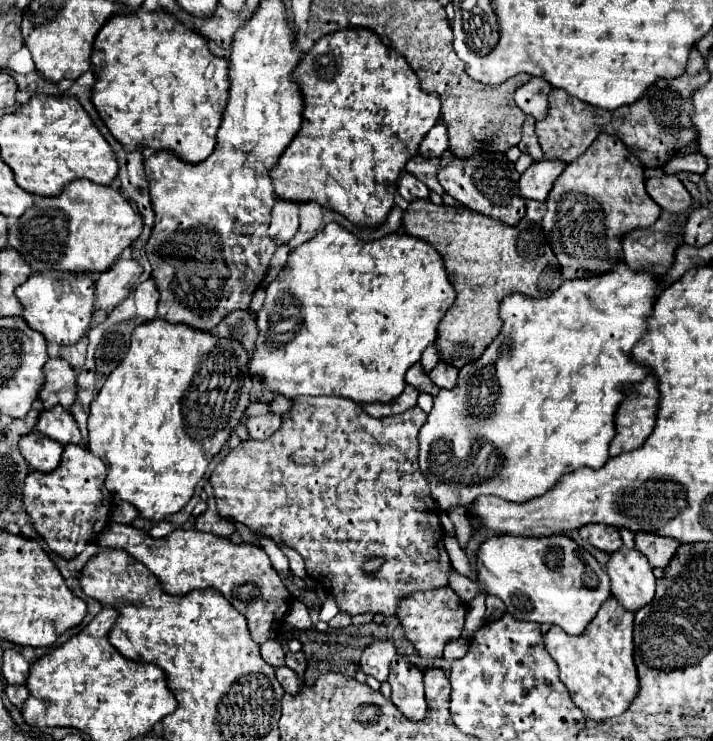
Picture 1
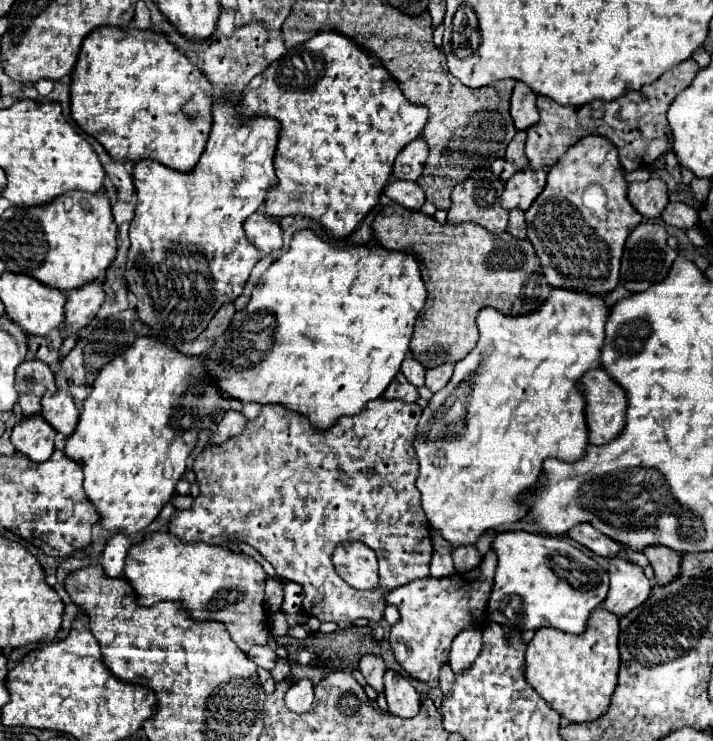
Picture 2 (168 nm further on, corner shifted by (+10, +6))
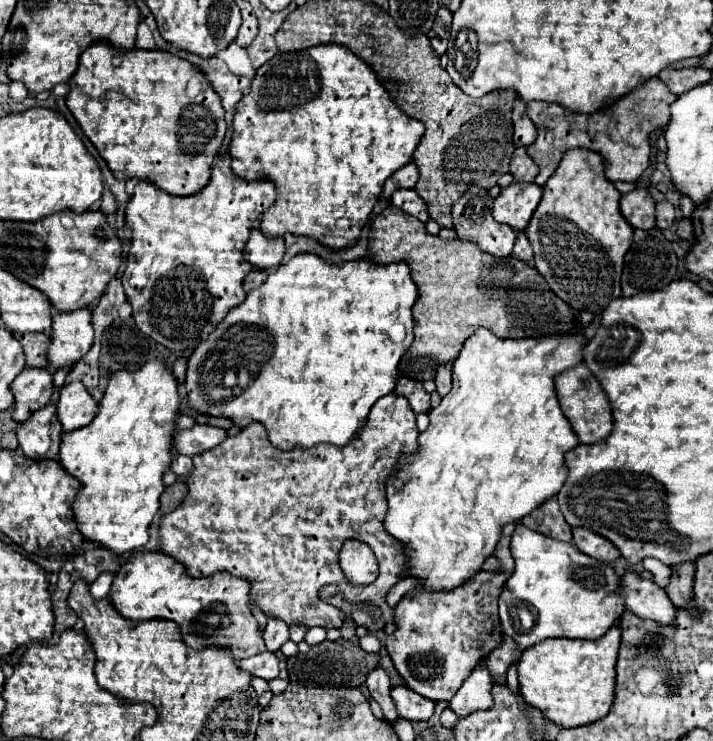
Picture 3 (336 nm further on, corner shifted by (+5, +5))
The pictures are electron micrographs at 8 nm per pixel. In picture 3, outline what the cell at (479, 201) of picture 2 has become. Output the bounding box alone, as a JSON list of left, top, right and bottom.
[453,186,515,256]

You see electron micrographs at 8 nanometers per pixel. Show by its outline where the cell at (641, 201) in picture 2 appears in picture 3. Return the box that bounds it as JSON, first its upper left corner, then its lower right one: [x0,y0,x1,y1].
[621,188,655,230]

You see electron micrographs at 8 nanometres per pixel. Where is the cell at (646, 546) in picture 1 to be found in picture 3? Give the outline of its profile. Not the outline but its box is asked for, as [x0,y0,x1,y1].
[665,562,695,608]

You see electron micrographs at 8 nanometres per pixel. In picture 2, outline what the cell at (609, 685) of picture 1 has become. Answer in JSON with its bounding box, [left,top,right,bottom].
[524,609,618,723]

